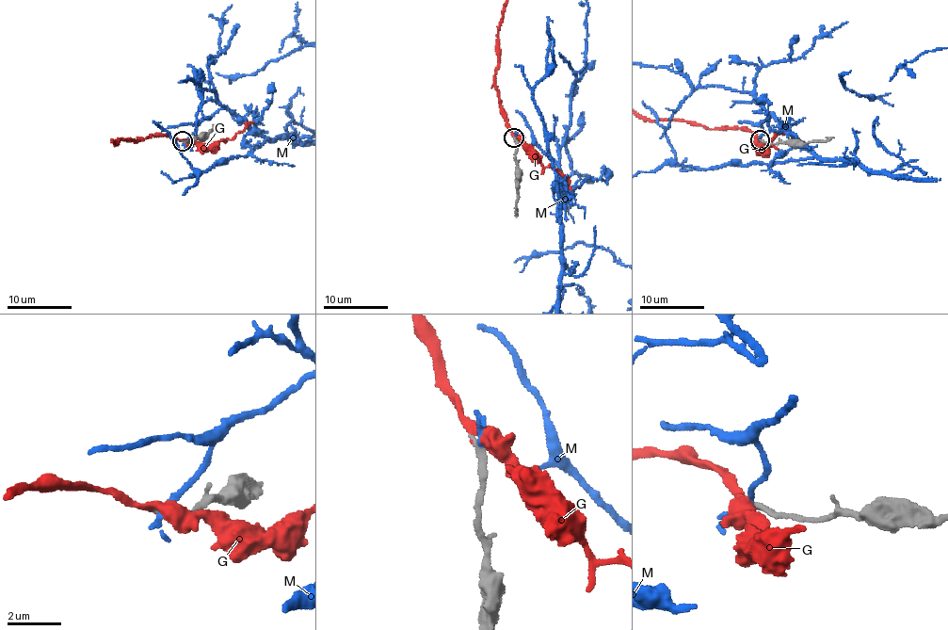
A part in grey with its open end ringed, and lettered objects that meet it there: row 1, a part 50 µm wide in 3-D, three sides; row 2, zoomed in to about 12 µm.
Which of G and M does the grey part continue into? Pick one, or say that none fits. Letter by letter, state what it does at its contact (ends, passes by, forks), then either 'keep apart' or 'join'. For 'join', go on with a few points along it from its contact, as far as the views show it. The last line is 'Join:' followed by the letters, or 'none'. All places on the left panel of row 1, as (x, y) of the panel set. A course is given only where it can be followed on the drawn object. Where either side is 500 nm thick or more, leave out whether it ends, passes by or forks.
G: it passes by; join
M: it passes by; keep apart
Join: G

